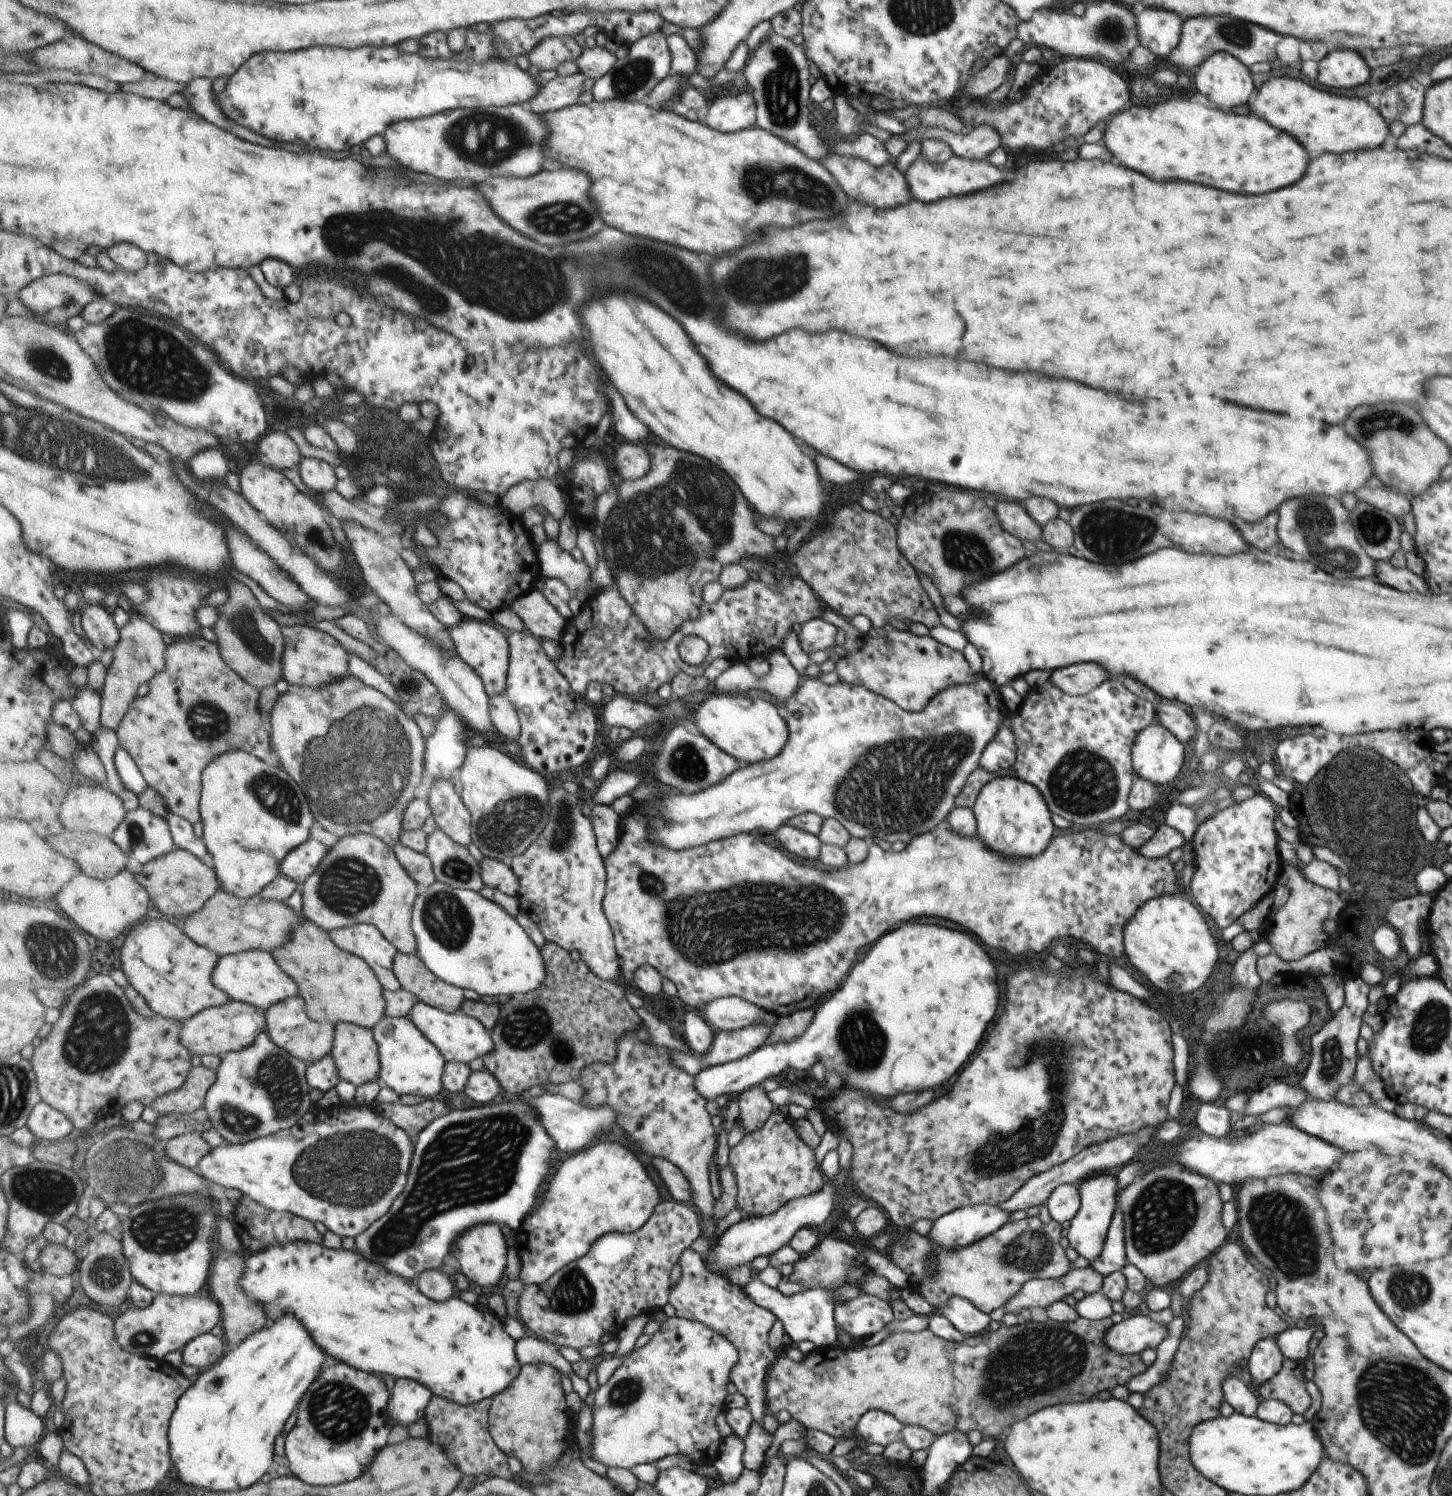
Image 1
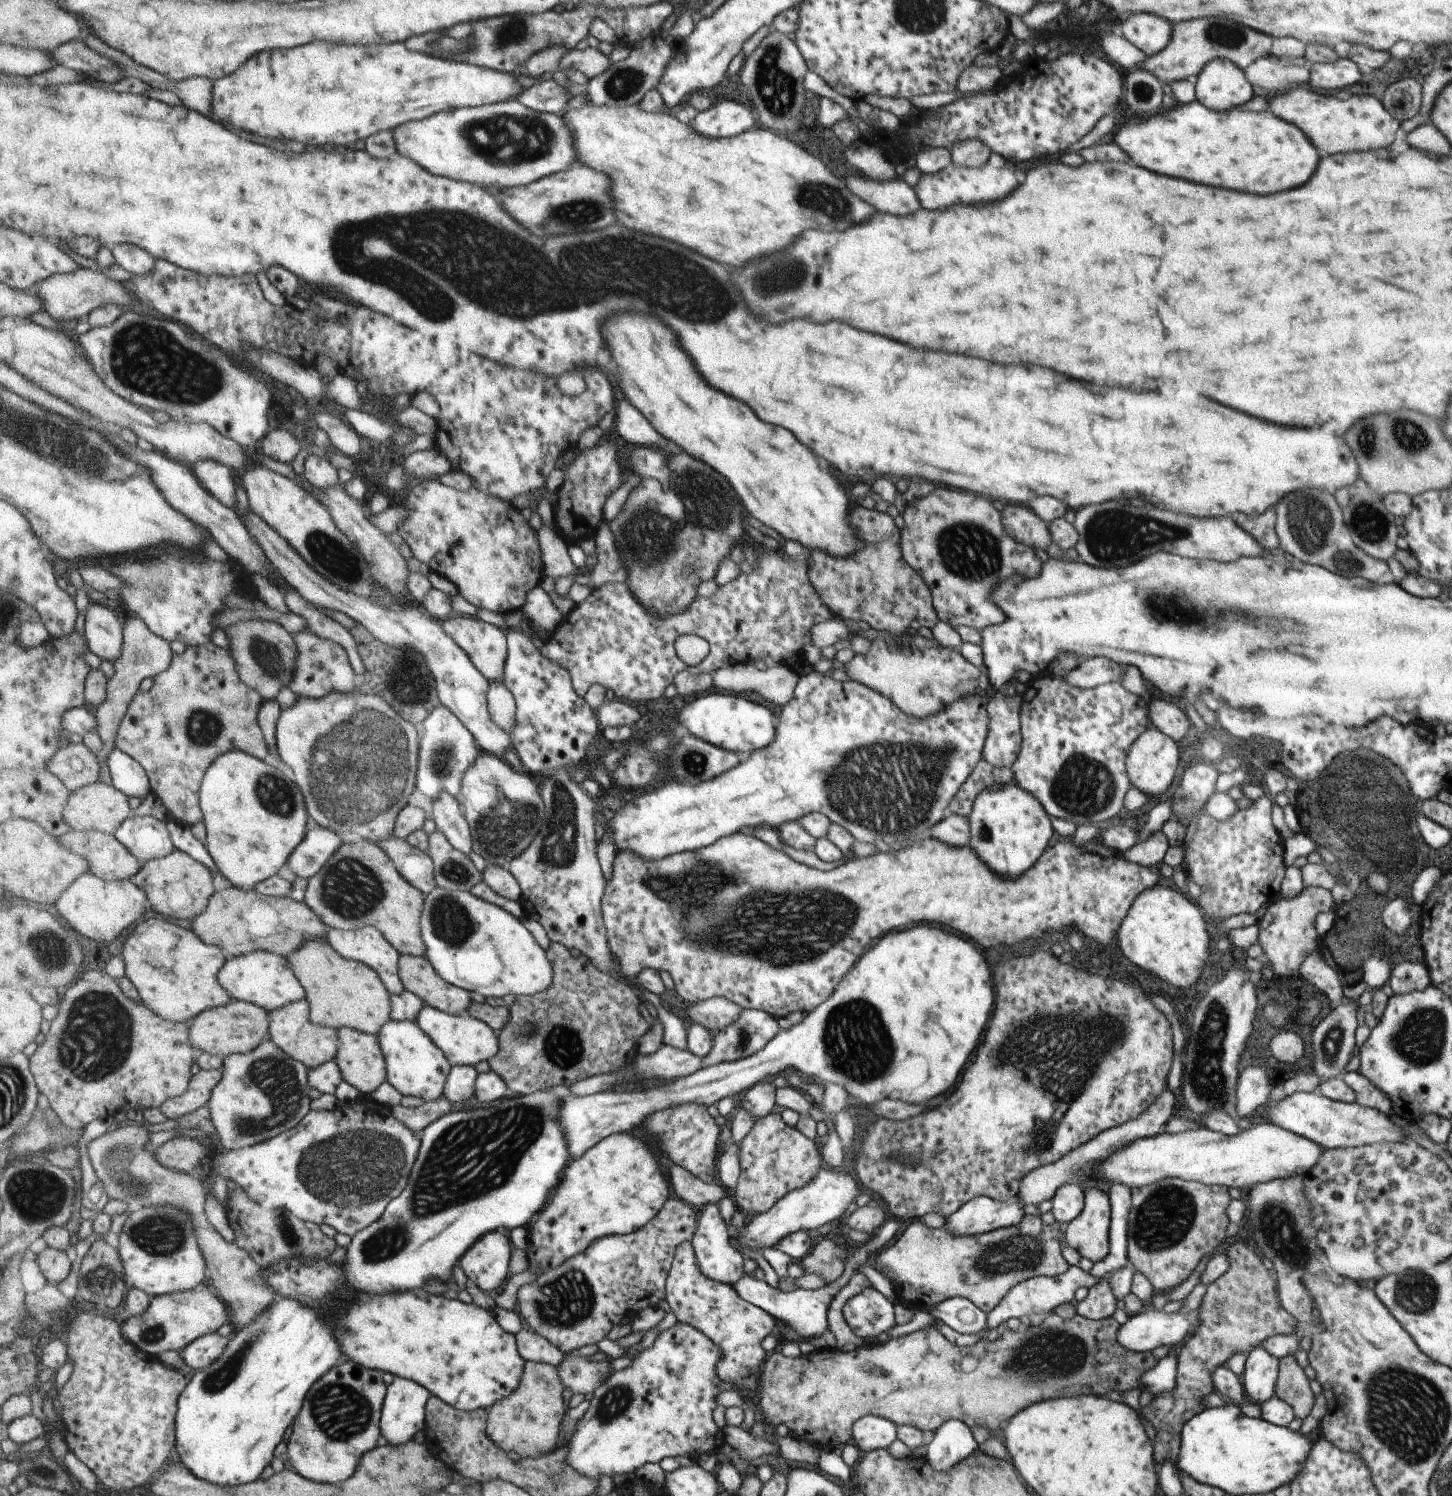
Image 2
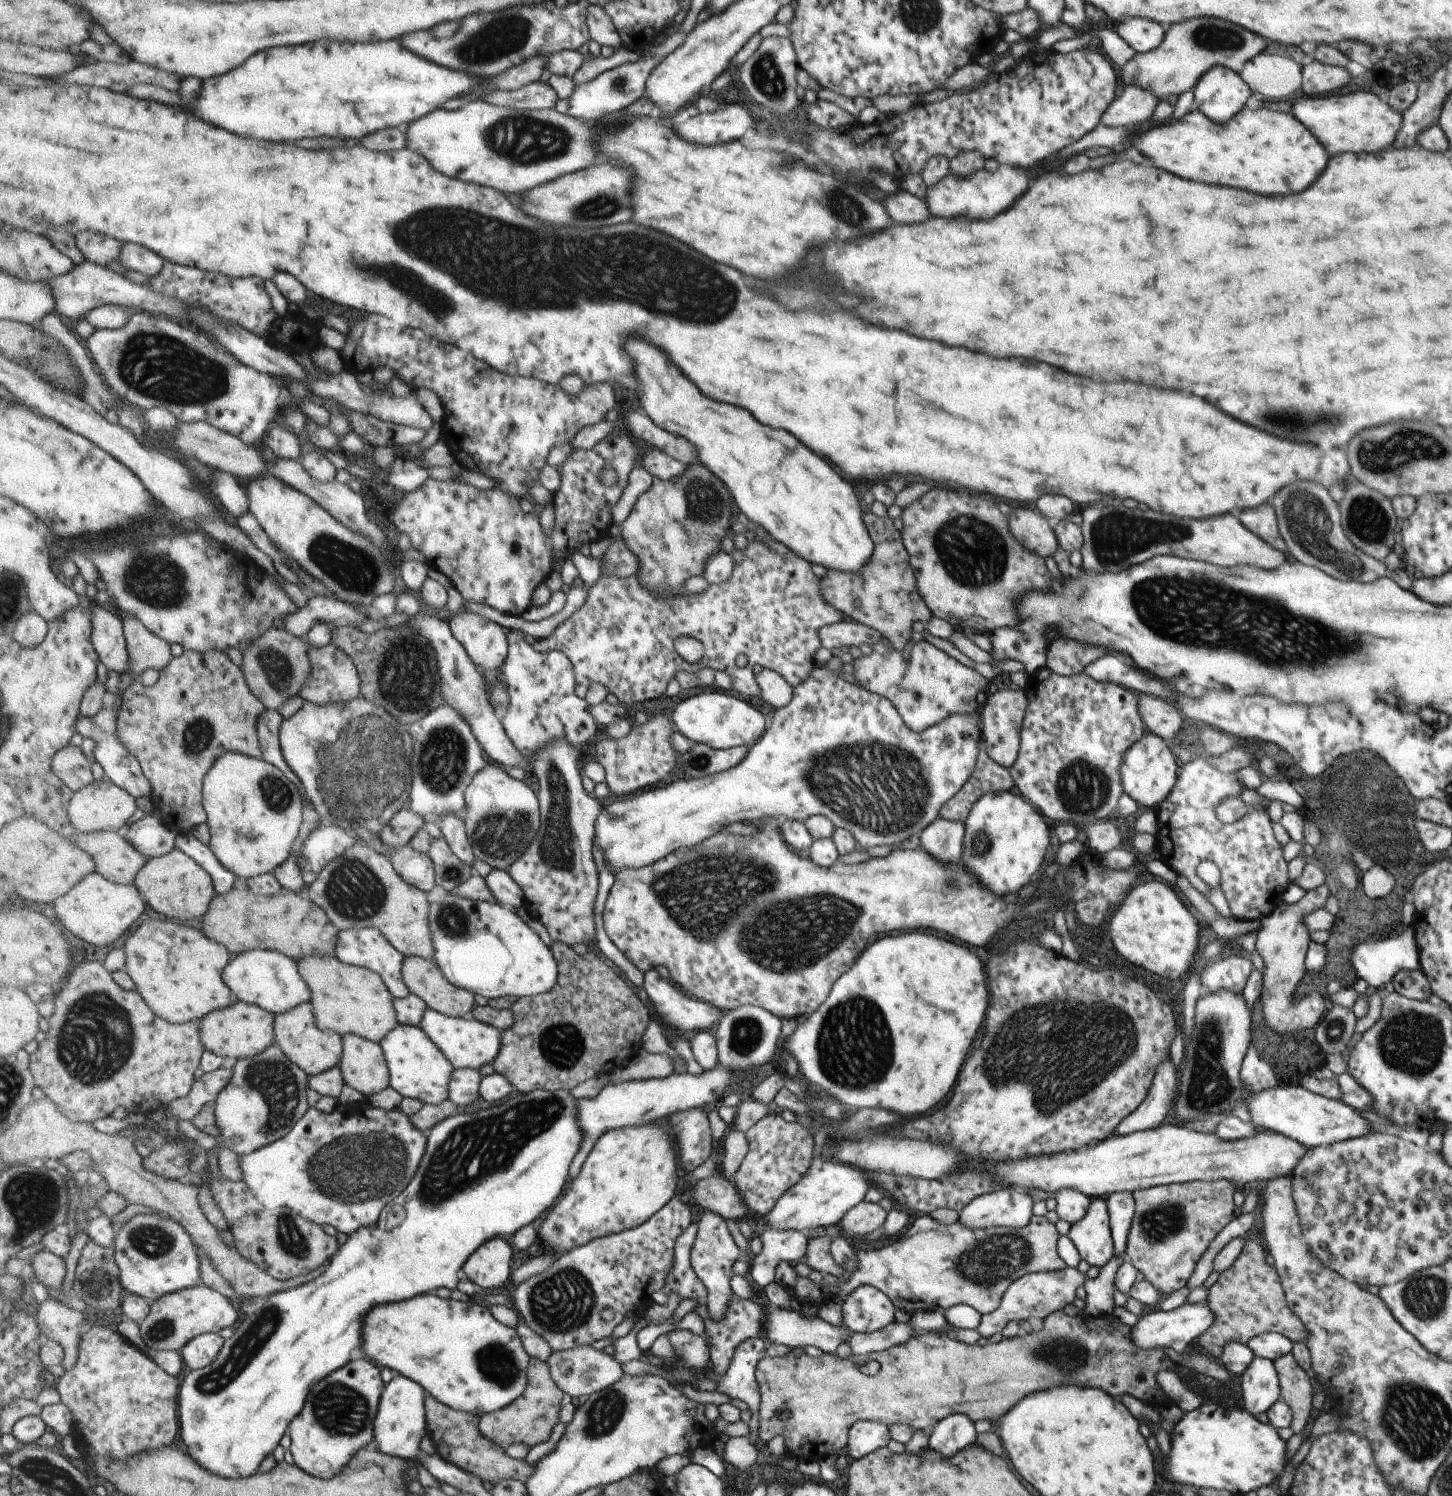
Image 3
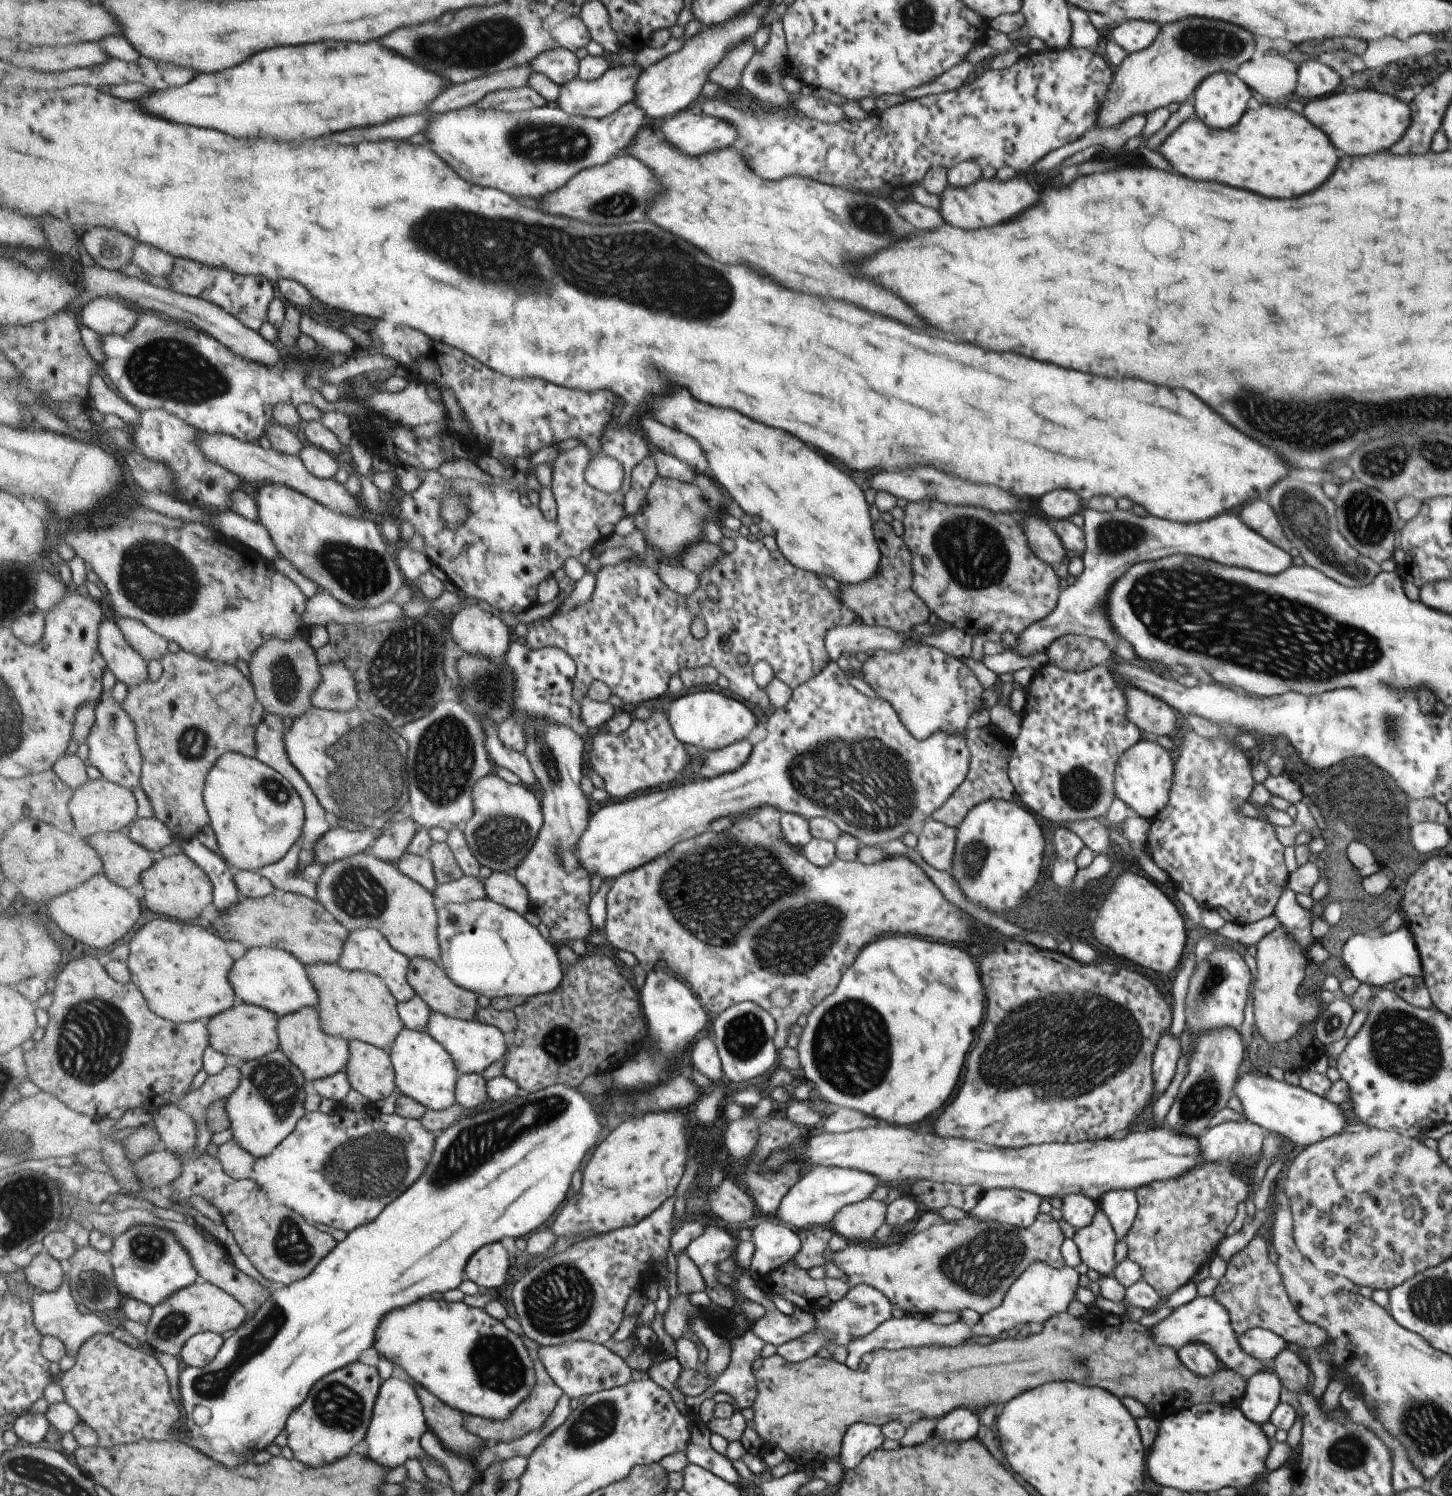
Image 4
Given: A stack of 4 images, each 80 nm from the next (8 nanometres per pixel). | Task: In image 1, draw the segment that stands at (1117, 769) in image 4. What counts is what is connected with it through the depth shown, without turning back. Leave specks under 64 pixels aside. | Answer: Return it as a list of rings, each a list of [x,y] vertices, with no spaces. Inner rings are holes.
[[[1154,722],[1135,738],[1129,760],[1135,777],[1163,788],[1181,770],[1184,756],[1181,742]]]

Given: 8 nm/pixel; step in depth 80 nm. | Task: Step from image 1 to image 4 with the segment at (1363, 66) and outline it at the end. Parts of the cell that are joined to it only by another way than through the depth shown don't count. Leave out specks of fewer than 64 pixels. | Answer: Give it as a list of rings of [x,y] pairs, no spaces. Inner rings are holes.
[[[1316,59],[1297,64],[1297,78],[1294,92],[1301,98],[1316,99],[1335,91],[1341,77],[1334,70]]]

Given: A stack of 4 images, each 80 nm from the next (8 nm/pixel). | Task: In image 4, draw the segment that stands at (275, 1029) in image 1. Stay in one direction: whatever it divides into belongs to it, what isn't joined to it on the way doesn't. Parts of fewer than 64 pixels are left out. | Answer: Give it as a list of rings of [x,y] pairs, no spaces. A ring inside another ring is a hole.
[[[303,1007],[297,1012],[280,1017],[278,1035],[279,1048],[303,1071],[308,1081],[315,1082],[346,1070],[350,1060],[350,1041],[322,1029],[317,1007]]]

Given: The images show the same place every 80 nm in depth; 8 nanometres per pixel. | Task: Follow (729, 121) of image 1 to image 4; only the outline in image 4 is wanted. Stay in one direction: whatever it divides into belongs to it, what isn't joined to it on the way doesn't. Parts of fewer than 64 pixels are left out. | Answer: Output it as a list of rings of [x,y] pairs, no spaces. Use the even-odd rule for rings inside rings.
[[[691,109],[662,120],[657,127],[671,144],[683,148],[689,156],[727,148],[739,139],[735,127],[726,120],[705,112],[695,114]]]

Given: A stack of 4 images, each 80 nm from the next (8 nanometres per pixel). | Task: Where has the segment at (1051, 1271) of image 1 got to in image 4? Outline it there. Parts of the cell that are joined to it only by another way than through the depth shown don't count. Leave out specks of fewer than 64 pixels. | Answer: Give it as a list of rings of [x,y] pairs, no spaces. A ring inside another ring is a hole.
[[[927,1211],[917,1218],[915,1226],[908,1227],[897,1238],[891,1239],[888,1245],[879,1248],[865,1248],[848,1242],[844,1250],[836,1254],[828,1254],[830,1273],[822,1279],[812,1279],[806,1270],[789,1262],[757,1279],[759,1288],[769,1298],[772,1294],[778,1294],[791,1300],[795,1306],[813,1312],[829,1307],[843,1298],[855,1285],[866,1284],[884,1294],[893,1309],[902,1310],[906,1314],[920,1312],[925,1316],[933,1312],[959,1312],[961,1309],[973,1309],[984,1315],[999,1306],[1004,1292],[1027,1267],[1034,1263],[1045,1263],[1051,1268],[1060,1269],[1065,1265],[1059,1252],[1061,1241],[1064,1239],[1059,1229],[1060,1224],[1049,1214],[1037,1213],[1031,1226],[1016,1229],[995,1221],[978,1222],[969,1217],[933,1224],[929,1228],[925,1228],[925,1222],[927,1222]]]

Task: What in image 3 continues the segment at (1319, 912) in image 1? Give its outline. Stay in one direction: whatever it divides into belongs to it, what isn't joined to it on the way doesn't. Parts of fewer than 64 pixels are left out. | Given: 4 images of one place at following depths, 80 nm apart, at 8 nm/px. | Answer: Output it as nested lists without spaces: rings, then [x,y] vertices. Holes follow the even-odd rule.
[[[1324,884],[1319,885],[1317,888],[1305,891],[1297,902],[1279,903],[1267,916],[1259,920],[1260,927],[1256,932],[1254,949],[1261,956],[1265,966],[1259,998],[1262,1000],[1265,1024],[1273,1030],[1277,1028],[1279,1034],[1314,1027],[1326,1010],[1324,998],[1319,994],[1307,994],[1297,1002],[1293,1002],[1292,994],[1295,985],[1306,972],[1304,956],[1311,931],[1304,925],[1304,916],[1317,909],[1326,908],[1325,900],[1327,898],[1329,898],[1329,890],[1325,888]]]

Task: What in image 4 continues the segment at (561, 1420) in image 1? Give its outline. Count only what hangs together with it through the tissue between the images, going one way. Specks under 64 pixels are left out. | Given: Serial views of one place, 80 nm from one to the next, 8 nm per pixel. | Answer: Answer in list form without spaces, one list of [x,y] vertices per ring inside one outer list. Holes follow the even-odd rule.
[[[539,1356],[534,1363],[537,1382],[530,1396],[523,1400],[518,1409],[515,1409],[507,1420],[500,1421],[479,1415],[475,1416],[474,1414],[466,1416],[466,1427],[470,1433],[476,1434],[490,1443],[511,1442],[511,1440],[523,1438],[523,1436],[527,1436],[527,1434],[531,1434],[535,1430],[541,1430],[545,1426],[545,1422],[551,1418],[559,1398],[563,1396],[564,1390],[553,1380],[553,1376],[546,1369],[544,1362],[539,1359]]]

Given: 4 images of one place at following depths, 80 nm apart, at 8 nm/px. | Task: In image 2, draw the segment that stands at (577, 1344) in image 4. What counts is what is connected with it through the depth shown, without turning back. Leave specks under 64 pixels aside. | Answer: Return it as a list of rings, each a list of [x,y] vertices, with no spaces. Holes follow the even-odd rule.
[[[567,1356],[564,1363],[557,1367],[564,1386],[567,1386],[571,1392],[589,1394],[594,1392],[597,1387],[608,1381],[613,1374],[609,1370],[609,1360],[589,1362],[588,1357],[570,1358]]]

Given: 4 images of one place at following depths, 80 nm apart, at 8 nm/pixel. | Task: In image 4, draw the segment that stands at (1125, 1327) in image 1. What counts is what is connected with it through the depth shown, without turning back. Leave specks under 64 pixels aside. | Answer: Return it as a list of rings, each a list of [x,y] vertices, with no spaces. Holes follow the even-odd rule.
[[[1195,1297],[1190,1302],[1174,1308],[1169,1316],[1148,1328],[1150,1338],[1155,1344],[1180,1349],[1187,1343],[1201,1343],[1207,1346],[1223,1367],[1235,1371],[1246,1379],[1259,1369],[1273,1371],[1270,1362],[1259,1361],[1240,1349],[1238,1338],[1232,1332],[1225,1309],[1210,1297]]]

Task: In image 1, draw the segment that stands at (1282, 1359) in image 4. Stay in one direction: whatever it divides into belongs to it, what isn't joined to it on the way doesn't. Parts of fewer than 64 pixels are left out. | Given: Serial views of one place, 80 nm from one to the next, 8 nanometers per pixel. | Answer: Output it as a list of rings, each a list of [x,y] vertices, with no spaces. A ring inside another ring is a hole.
[[[1284,1359],[1280,1370],[1260,1387],[1253,1388],[1258,1399],[1276,1399],[1283,1402],[1292,1415],[1303,1415],[1310,1406],[1305,1390],[1303,1362]]]

